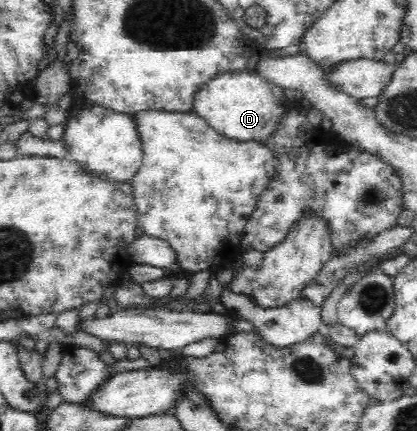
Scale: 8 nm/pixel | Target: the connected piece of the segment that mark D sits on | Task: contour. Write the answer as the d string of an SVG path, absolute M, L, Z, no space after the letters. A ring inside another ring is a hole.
M249 70L219 72L193 94L191 111L230 140L264 140L272 134L289 93Z

